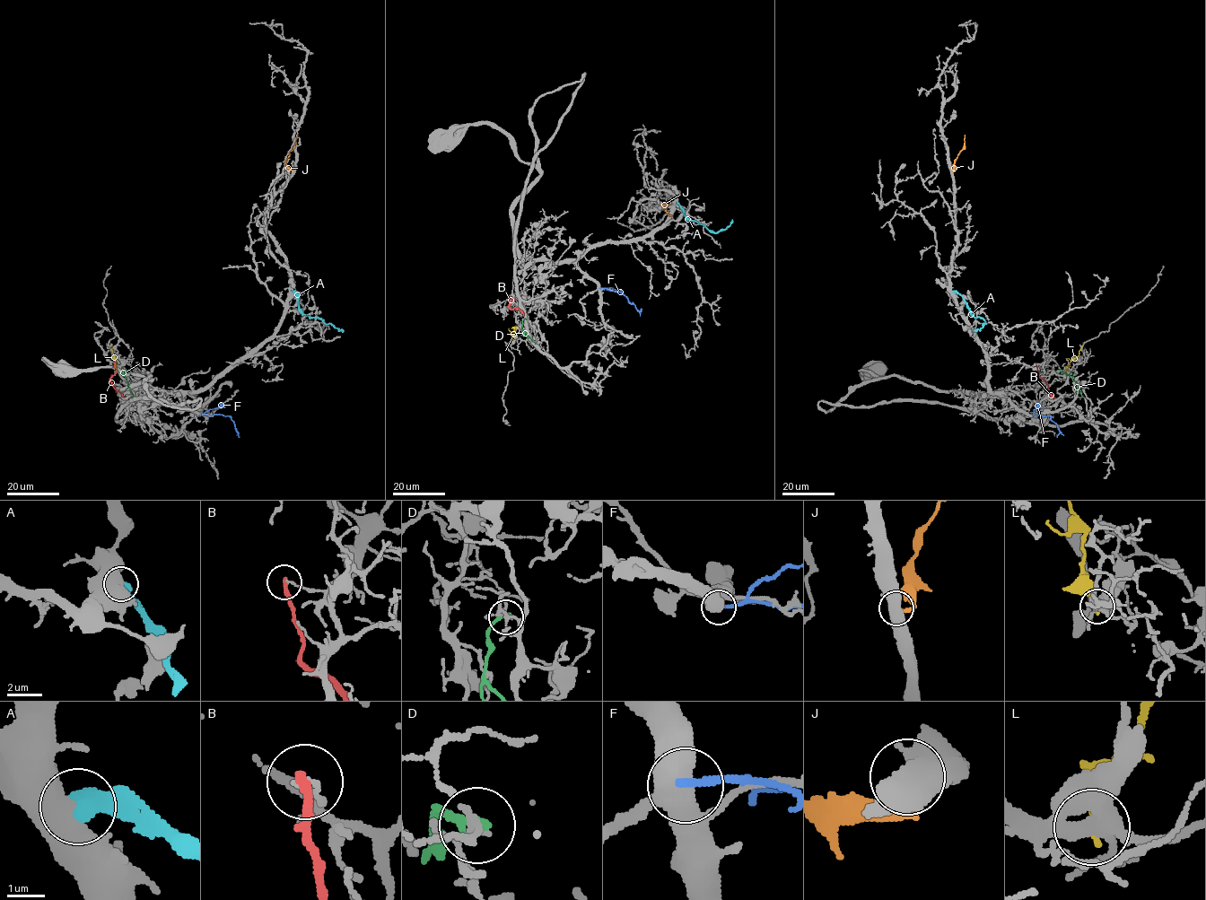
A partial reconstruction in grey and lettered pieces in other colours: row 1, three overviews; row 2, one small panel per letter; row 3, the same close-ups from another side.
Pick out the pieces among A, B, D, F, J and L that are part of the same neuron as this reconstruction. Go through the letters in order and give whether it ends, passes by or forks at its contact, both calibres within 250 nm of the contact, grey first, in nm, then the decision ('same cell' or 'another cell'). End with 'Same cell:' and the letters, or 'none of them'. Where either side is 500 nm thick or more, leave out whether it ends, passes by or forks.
A: 700/550 nm | another cell
B: it ends | 120/280 nm | another cell
D: it ends | 150/240 nm | another cell
F: it ends | 480/200 nm | another cell
J: 550/170 nm | another cell
L: it ends | 440/280 nm | another cell
Same cell: none of them

